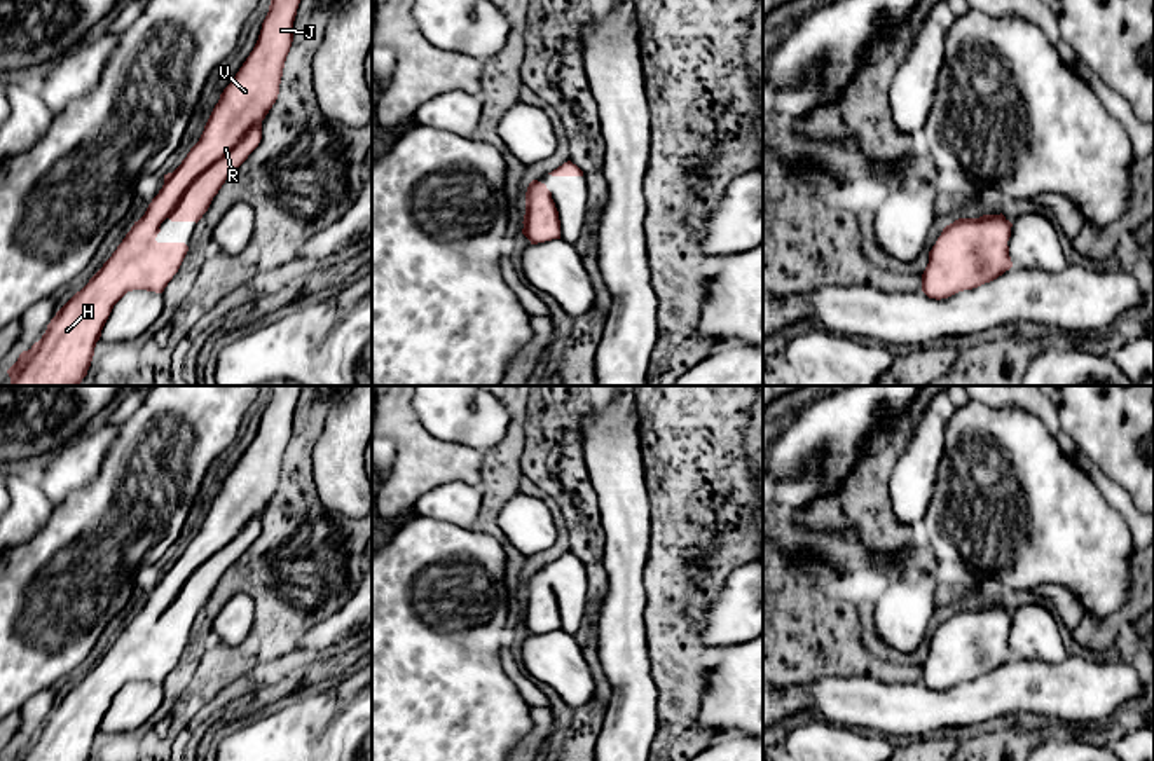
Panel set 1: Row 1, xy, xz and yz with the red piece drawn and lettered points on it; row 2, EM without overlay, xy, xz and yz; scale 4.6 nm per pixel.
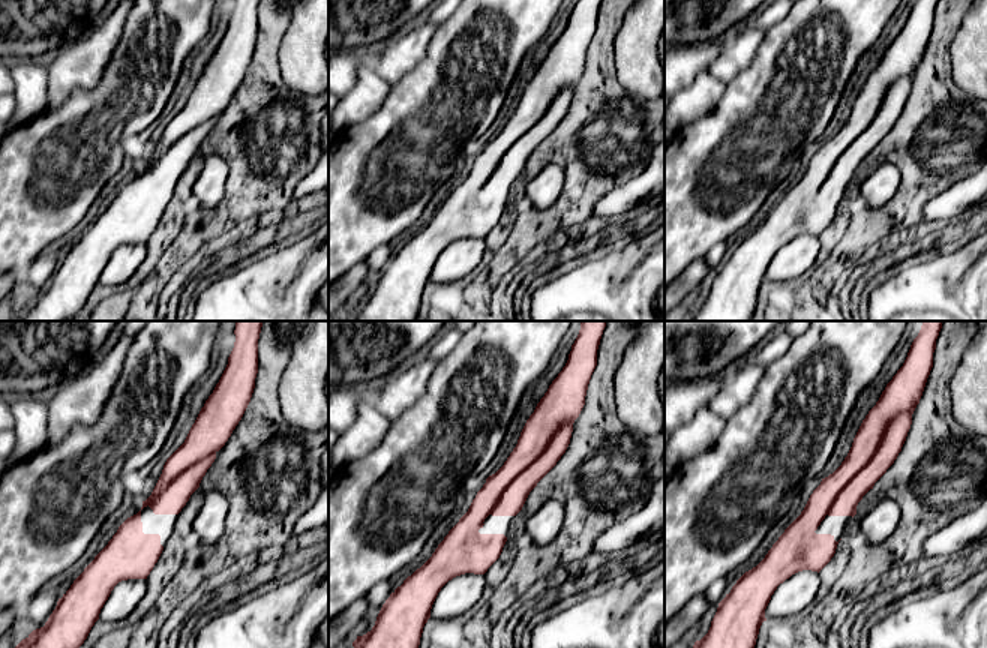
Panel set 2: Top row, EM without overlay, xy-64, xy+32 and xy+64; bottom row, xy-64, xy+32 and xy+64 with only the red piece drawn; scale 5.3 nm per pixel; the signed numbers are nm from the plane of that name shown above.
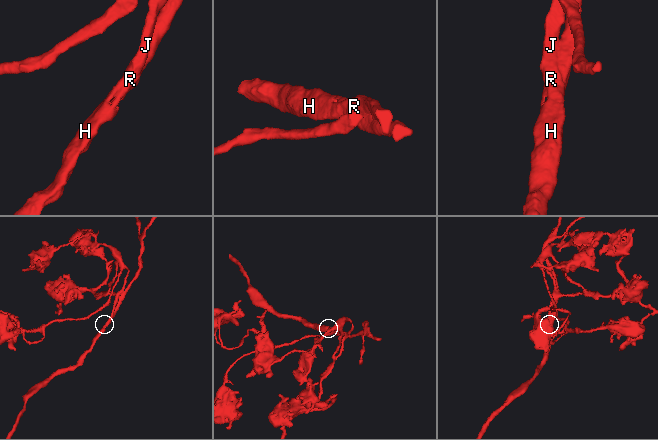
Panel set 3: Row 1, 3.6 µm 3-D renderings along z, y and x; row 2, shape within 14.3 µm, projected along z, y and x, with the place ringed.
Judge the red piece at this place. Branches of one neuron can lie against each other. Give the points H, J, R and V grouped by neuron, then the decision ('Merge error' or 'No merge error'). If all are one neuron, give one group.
Groups: H J R V. No merge error

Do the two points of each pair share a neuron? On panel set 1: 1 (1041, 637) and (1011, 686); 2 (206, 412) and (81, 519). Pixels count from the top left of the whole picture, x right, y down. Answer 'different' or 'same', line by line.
1: different
2: same

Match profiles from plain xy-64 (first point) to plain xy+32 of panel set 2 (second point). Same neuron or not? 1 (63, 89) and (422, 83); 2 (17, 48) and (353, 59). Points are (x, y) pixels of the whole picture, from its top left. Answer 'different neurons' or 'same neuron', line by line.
1: different neurons
2: different neurons

